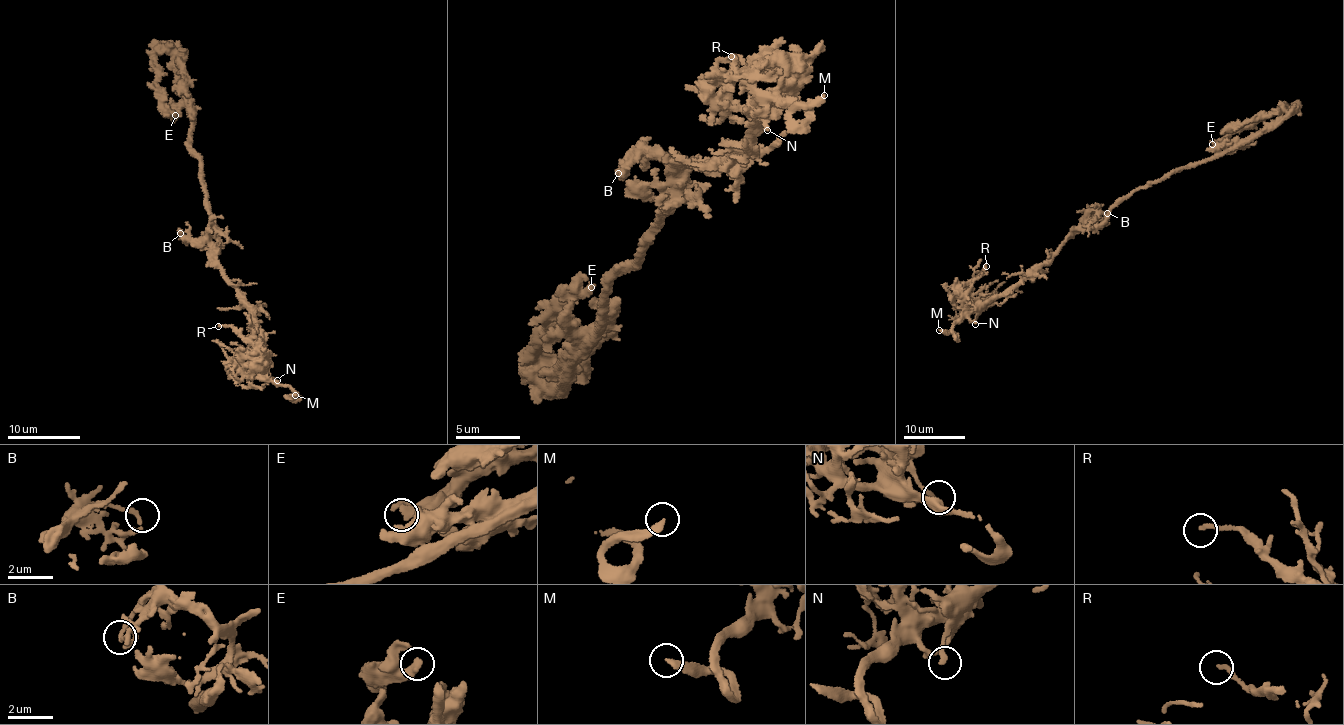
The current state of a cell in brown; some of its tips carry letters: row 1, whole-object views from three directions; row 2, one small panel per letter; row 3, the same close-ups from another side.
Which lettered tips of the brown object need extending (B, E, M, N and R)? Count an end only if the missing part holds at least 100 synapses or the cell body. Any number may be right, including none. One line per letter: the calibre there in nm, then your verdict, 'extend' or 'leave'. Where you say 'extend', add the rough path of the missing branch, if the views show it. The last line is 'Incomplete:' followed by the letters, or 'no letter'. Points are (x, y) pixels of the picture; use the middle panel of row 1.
B: 160 nm | leave
E: 360 nm | leave
M: 280 nm | extend
N: 200 nm | leave
R: 200 nm | leave
Incomplete: M

